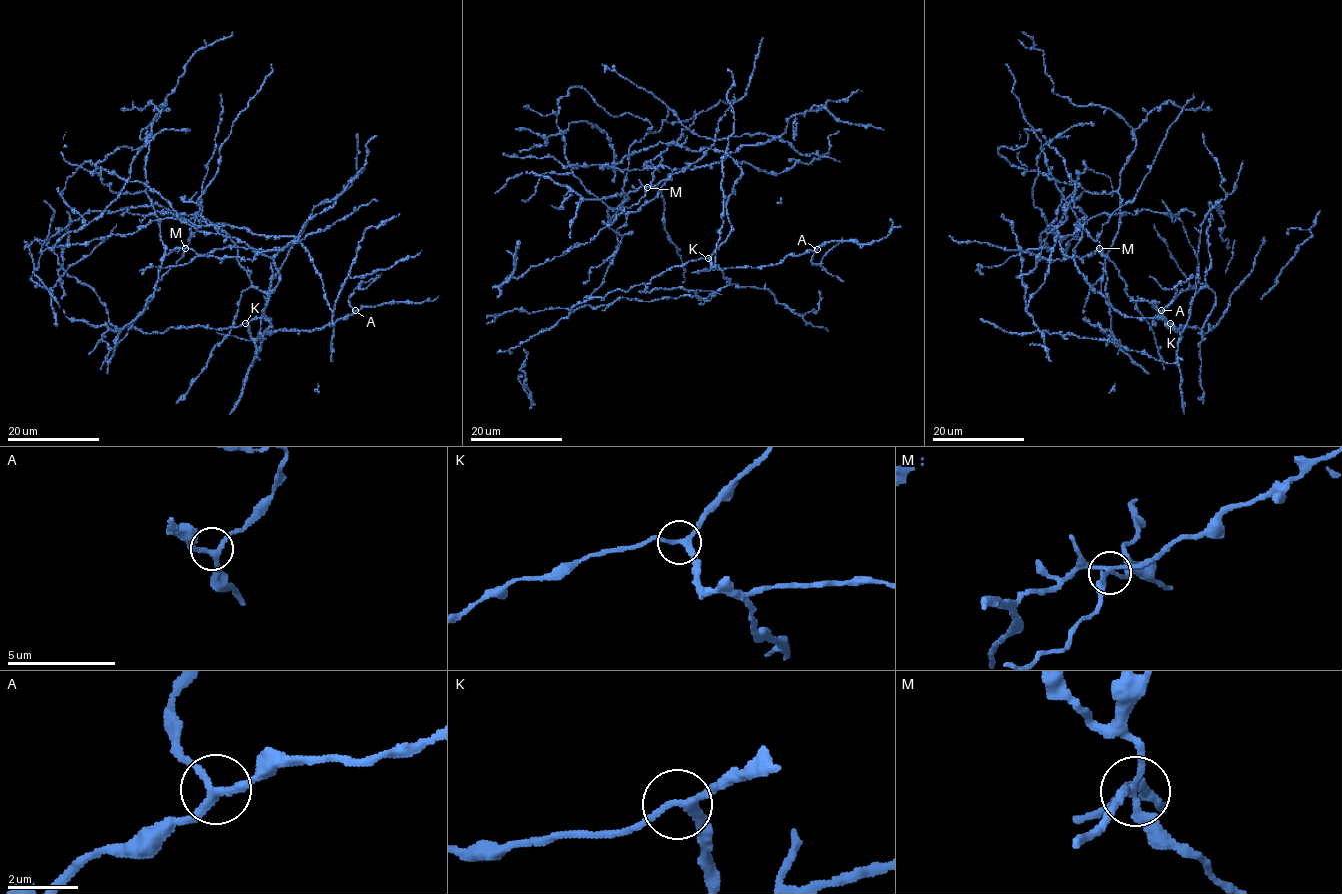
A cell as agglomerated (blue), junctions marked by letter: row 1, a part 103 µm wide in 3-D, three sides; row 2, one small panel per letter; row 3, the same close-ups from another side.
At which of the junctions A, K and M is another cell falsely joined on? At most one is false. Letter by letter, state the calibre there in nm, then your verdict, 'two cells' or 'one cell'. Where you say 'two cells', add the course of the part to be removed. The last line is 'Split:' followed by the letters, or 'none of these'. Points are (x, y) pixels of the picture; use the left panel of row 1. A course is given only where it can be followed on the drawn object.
A: calibre 200 nm; one cell
K: calibre 200 nm; one cell
M: calibre 200 nm; two cells; course (185, 248), (199, 210), (197, 202), (219, 169), (220, 146), (229, 135), (235, 119), (272, 71), (270, 64)
Split: M

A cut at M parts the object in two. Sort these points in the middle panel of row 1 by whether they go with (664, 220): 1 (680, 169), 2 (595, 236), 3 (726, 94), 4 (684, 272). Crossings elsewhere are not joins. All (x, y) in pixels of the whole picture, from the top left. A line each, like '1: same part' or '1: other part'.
1: other part
2: same part
3: other part
4: same part

